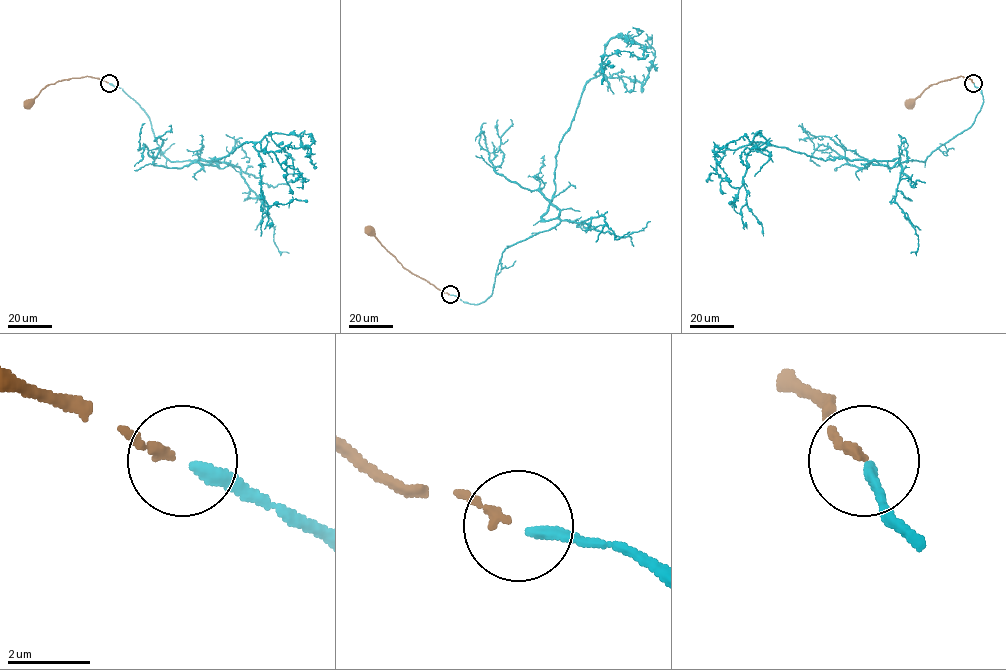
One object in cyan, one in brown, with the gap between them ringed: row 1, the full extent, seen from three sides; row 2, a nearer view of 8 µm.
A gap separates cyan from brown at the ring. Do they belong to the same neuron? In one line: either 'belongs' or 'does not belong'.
belongs

